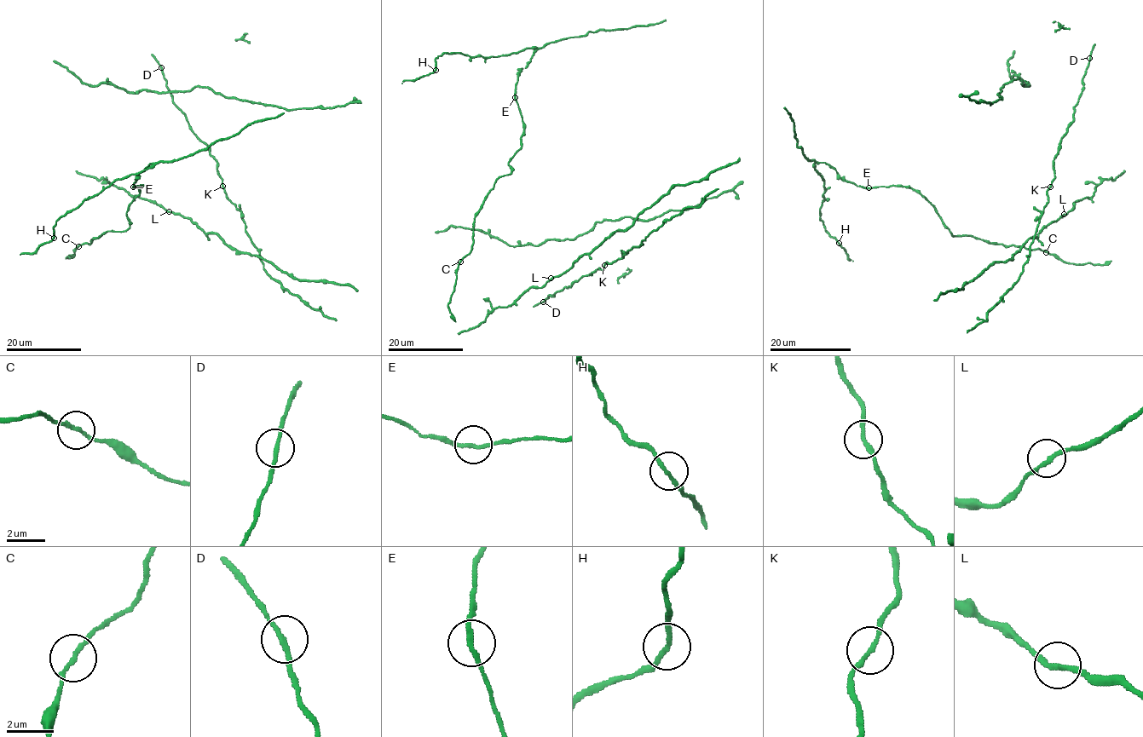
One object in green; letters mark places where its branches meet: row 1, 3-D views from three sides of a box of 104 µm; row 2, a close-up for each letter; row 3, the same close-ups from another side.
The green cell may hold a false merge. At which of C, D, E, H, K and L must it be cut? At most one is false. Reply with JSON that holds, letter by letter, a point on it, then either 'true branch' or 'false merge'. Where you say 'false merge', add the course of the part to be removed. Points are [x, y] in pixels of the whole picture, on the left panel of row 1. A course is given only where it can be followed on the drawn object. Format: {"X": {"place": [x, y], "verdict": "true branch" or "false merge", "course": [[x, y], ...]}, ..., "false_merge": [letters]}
{"C": {"place": [78, 246], "verdict": "true branch"}, "D": {"place": [161, 67], "verdict": "true branch"}, "E": {"place": [133, 187], "verdict": "true branch"}, "H": {"place": [54, 238], "verdict": "true branch"}, "K": {"place": [222, 186], "verdict": "true branch"}, "L": {"place": [169, 211], "verdict": "true branch"}, "false_merge": []}

